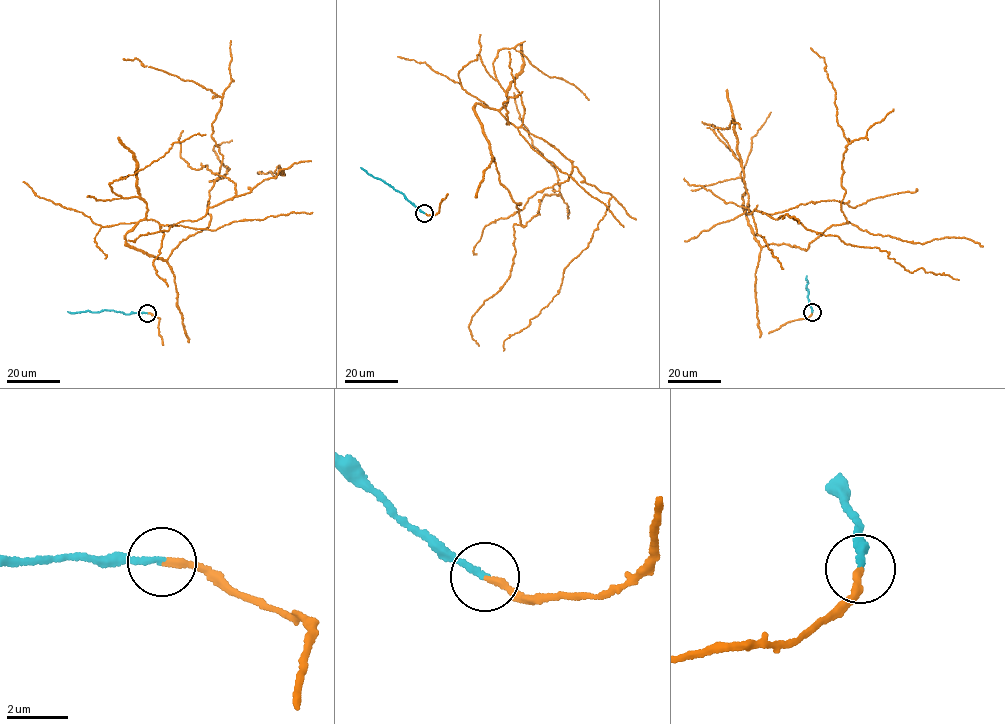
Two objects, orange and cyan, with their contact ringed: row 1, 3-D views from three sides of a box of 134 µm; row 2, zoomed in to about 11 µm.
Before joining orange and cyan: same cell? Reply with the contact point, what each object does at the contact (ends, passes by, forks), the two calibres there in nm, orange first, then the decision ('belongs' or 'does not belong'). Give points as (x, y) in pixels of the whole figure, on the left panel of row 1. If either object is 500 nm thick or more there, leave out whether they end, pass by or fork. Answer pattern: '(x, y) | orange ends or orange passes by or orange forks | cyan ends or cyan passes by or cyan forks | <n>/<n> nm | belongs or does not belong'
(147, 313) | orange ends | cyan ends | 220/200 nm | belongs

